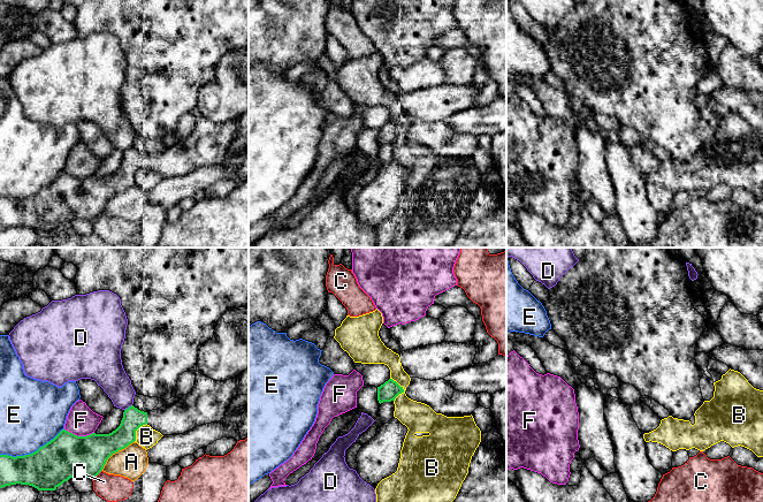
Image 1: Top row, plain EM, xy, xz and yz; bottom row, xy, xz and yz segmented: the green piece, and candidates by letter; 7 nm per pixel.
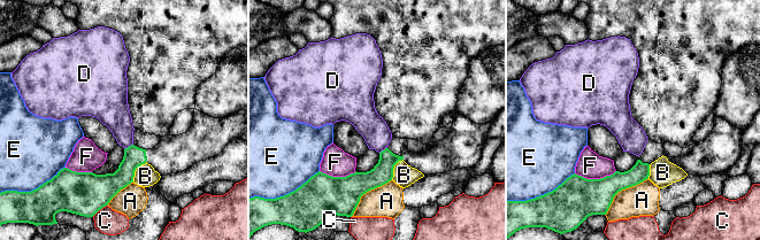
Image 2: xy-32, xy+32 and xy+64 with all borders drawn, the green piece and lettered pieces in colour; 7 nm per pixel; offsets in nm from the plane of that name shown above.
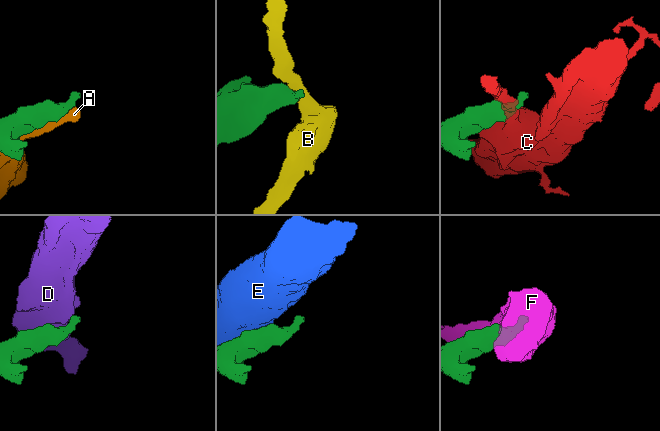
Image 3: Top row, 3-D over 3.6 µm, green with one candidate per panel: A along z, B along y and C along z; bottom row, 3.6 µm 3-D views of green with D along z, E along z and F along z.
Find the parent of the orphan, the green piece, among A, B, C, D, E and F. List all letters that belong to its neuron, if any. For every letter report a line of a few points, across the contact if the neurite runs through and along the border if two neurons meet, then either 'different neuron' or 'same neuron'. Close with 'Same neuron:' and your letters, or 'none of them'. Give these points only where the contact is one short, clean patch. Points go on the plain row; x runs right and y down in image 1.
A: different neuron
B: different neuron
C: different neuron
D: different neuron
E: different neuron
F: different neuron
Same neuron: none of them

